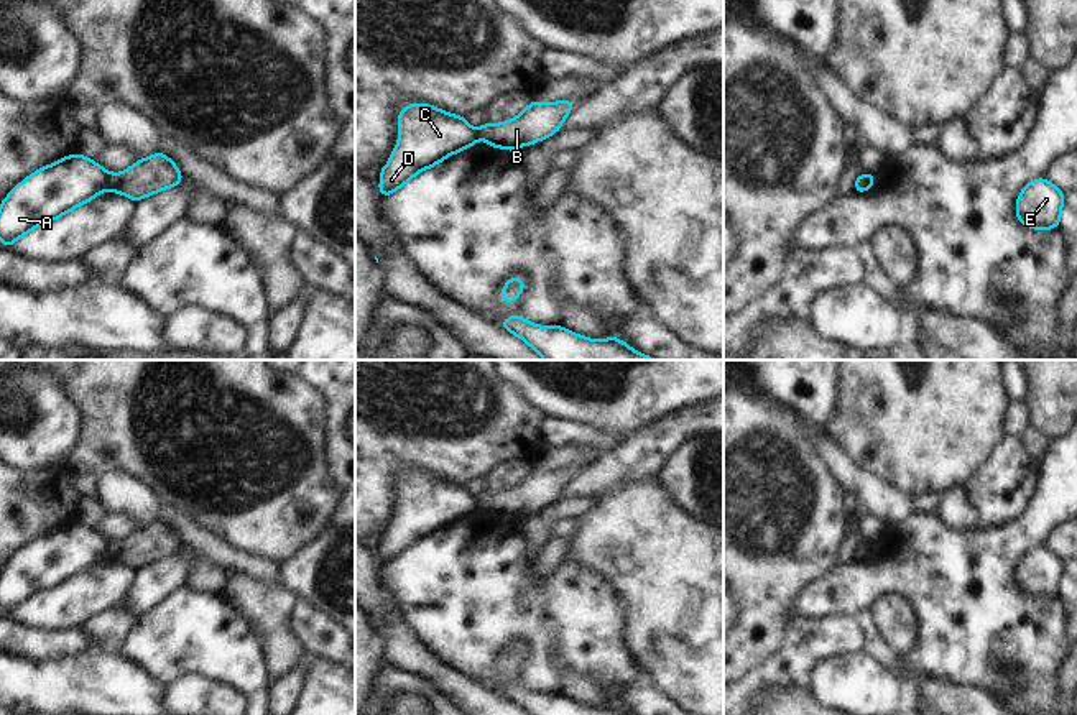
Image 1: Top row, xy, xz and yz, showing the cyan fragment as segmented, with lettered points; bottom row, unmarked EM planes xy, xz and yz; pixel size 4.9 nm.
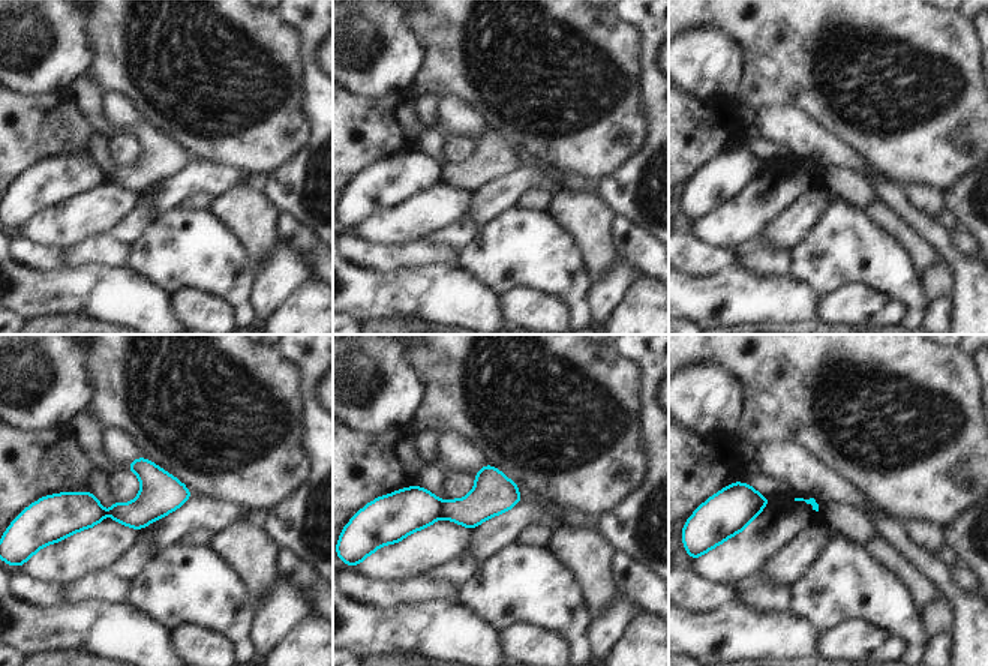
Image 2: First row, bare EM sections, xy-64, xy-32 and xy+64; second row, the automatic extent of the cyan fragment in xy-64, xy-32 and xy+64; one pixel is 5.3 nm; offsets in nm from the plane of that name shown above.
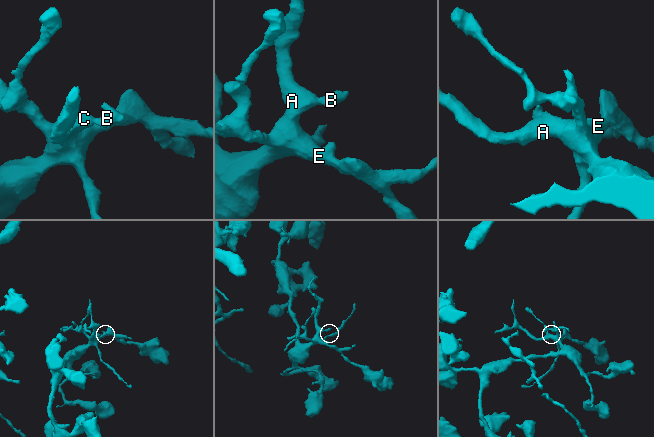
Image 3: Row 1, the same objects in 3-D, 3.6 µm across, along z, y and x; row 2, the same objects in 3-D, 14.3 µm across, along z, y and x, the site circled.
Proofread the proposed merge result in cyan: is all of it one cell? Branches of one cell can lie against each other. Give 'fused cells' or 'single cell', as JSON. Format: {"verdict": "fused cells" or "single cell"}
{"verdict": "fused cells"}

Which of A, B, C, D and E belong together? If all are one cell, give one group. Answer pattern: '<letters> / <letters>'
A C D E / B

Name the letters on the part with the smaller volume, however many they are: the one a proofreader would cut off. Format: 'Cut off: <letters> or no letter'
Cut off: B

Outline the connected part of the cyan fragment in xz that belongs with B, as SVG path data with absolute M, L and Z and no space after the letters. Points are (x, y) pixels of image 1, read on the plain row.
M533 468L518 485L497 493L483 493L477 498L477 508L485 508L492 516L515 519L520 514L541 510L561 498L571 482L574 468L544 472Z

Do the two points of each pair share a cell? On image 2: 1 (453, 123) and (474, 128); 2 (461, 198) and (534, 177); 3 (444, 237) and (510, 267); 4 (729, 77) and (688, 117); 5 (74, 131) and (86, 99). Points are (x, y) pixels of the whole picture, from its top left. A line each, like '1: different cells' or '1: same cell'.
1: same cell
2: different cells
3: different cells
4: different cells
5: different cells

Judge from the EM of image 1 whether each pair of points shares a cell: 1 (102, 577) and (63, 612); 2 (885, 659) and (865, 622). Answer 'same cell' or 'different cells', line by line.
1: same cell
2: same cell

